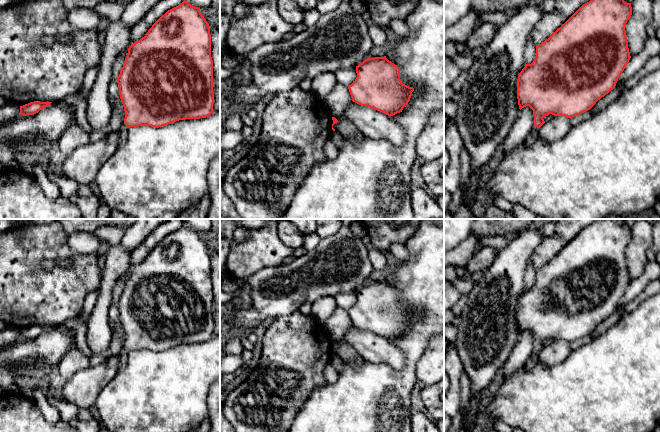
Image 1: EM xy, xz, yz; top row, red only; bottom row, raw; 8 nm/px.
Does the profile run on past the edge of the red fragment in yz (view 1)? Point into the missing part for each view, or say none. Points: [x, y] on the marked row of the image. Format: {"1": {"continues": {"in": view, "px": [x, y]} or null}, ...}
{"1": {"continues": null}}

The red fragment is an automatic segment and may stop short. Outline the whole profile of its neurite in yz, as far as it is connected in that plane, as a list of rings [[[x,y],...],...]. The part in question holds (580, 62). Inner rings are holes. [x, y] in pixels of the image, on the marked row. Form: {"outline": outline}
{"outline": [[[590,0],[548,39],[536,46],[534,61],[525,64],[517,79],[519,109],[529,106],[533,110],[534,126],[540,128],[545,123],[543,118],[549,114],[570,119],[578,116],[590,110],[598,100],[615,88],[631,58],[625,30],[631,15],[631,3],[624,0]]]}

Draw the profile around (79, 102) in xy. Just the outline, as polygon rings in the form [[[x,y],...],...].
[[[99,65],[89,69],[85,75],[83,84],[80,89],[82,91],[82,94],[73,94],[65,98],[65,101],[72,105],[75,109],[75,121],[88,133],[90,133],[93,129],[87,120],[87,99],[96,81],[98,72]]]

